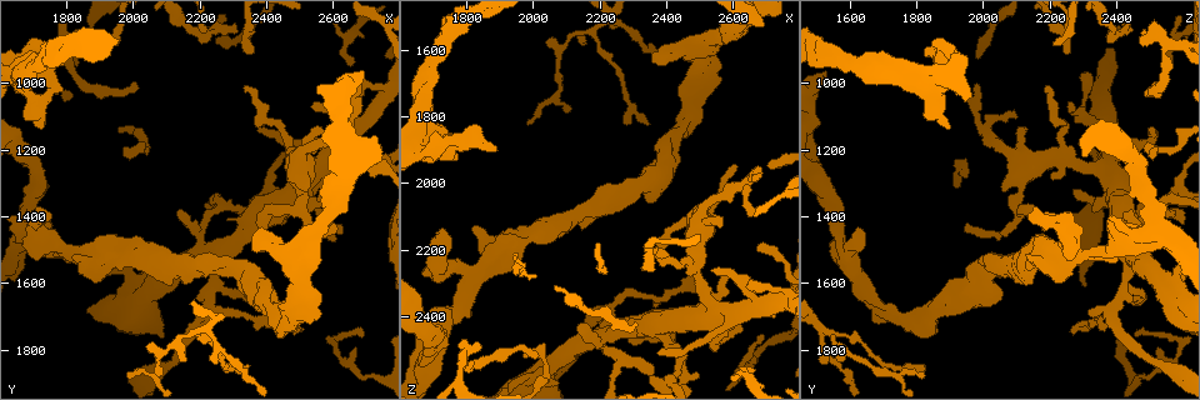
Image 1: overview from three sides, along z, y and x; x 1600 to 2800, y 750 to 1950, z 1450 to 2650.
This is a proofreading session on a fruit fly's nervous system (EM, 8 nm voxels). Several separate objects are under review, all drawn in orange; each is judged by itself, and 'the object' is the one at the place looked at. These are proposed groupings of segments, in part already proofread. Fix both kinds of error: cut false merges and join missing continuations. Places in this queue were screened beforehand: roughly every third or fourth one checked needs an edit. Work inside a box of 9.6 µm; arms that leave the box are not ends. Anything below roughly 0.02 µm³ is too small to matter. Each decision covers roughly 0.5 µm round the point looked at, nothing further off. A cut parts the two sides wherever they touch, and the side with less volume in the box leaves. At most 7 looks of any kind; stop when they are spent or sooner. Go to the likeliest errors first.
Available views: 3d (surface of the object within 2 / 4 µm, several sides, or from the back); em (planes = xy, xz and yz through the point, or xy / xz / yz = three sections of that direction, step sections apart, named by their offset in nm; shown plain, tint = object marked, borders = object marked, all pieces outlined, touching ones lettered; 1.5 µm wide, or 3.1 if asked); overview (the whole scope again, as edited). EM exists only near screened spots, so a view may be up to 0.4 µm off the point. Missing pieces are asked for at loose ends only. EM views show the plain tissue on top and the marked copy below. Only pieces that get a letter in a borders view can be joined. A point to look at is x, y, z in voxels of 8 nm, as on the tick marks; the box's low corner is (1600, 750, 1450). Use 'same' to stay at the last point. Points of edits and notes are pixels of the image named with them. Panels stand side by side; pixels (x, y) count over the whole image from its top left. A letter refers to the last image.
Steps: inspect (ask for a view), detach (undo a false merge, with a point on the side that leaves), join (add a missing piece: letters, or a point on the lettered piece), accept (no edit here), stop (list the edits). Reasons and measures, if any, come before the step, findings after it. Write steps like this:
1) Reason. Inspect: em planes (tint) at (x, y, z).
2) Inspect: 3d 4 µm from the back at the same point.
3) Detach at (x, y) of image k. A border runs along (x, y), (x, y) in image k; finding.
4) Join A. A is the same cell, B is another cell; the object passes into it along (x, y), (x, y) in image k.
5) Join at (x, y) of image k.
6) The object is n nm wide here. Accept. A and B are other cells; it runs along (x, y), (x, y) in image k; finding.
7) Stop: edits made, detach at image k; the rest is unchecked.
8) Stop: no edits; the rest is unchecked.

Inspect: em xy step 4 (tint) at (2230, 1650, 2400).

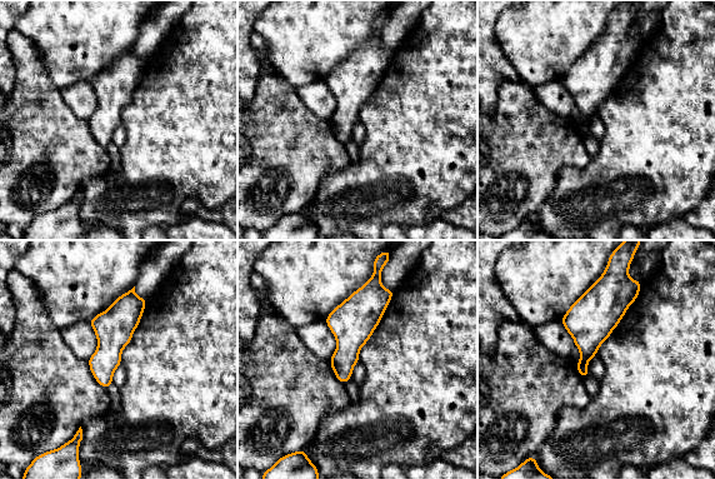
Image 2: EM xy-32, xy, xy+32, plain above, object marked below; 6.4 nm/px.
Cut it another way. Inspect: em planes (borders) at the same point.

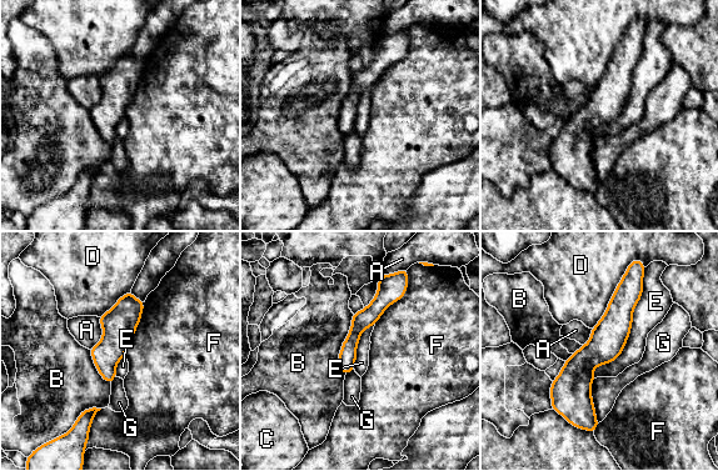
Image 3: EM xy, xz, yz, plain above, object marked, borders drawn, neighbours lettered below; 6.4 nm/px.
Accept. A, B, C, D, E, F and G are other cells; it runs along (629, 272), (582, 365), (587, 415) in image 3; continuous, no second neuron.

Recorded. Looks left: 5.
Two arms in line, one across. Inspect: 3d 4 µm at (2390, 1410, 2450).

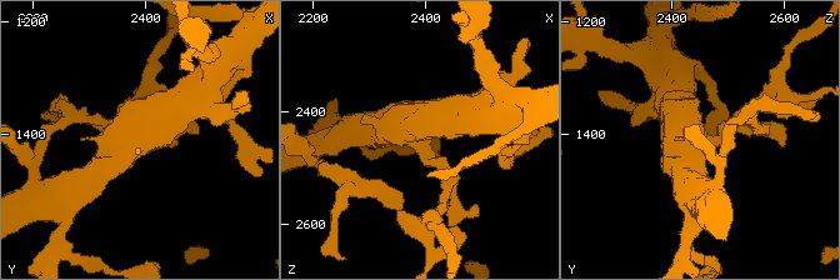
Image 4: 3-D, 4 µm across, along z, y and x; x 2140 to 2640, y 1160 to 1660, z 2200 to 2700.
Inspect: em planes (borders) at (2390, 1410, 2450).

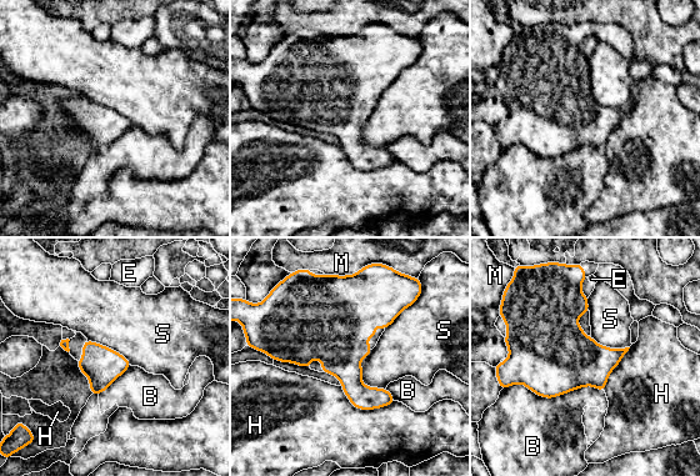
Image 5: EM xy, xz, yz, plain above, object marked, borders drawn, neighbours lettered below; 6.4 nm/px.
The longest contact is with B, 650 nm. Accept. B, E, H, M and S are other cells; a border runs along (371, 350), (361, 380), (385, 389) in image 5; continuous, no second neuron.

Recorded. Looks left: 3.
End of a long branch. Inspect: 3d 4 µm at (2340, 1850, 1830).

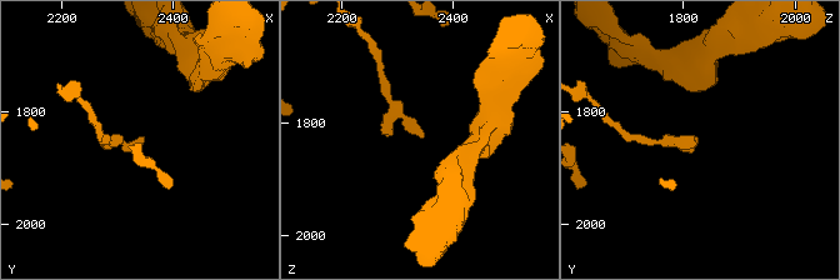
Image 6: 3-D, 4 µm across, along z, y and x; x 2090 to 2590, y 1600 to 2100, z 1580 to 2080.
Inspect: em yz step 4 (tint) at (2350, 1850, 1820).

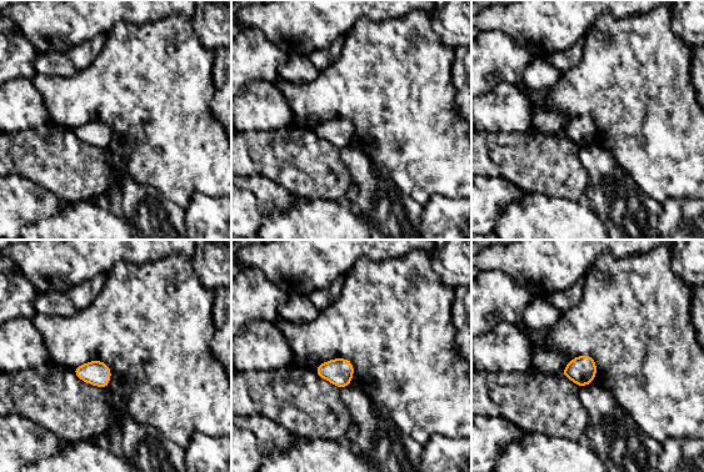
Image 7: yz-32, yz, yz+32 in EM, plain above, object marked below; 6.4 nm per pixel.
Inspect: em planes (borders) at the same point.

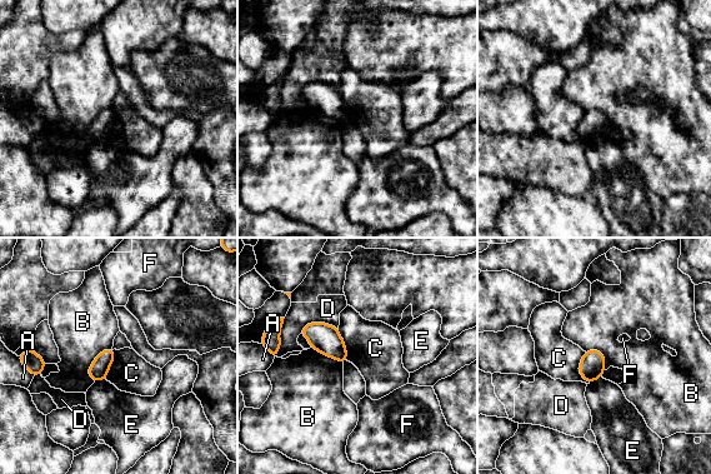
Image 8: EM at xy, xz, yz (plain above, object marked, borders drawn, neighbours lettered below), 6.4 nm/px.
Accept. A, B, C, D, E and F are other cells; a border runs along (338, 329), (345, 345), (348, 360) in image 8; no lettered piece goes on from it.

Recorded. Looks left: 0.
Stop: no edits; the rest is unchecked.

